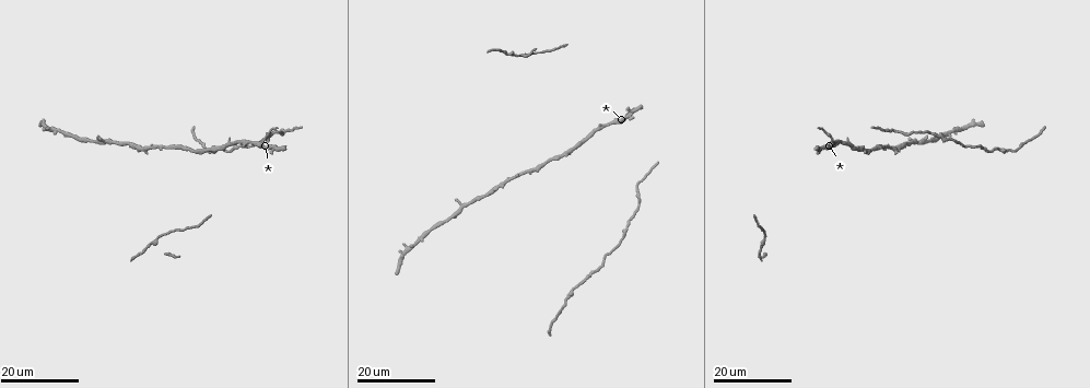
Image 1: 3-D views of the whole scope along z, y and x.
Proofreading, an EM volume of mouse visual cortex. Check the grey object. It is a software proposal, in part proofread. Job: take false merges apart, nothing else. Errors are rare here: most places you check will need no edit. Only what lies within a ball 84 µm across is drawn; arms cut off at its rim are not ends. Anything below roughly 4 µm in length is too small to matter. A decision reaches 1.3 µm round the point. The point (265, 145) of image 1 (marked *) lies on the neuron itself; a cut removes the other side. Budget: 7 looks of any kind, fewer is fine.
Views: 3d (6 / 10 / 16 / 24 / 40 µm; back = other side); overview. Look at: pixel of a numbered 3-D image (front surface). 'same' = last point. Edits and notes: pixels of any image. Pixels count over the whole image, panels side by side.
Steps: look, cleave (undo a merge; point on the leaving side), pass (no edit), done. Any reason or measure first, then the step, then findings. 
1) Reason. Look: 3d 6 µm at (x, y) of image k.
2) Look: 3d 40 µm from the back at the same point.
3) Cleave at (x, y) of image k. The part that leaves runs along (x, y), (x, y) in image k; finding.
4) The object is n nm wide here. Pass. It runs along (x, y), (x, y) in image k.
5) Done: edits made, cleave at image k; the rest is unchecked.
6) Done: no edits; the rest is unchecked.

Look: 3d 16 µm at (616, 124) of image 1.

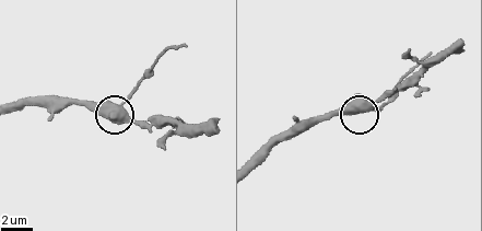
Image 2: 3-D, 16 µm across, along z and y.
Look: 3d 10 µm at (118, 106) of image 2.

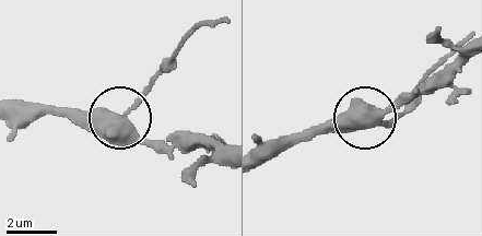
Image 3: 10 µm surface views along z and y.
The side arm is 7 µm long. Pass. It runs along (150, 139), (133, 132), (125, 119), (163, 72) in image 3; one neuron here.

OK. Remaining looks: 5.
Look: 3d 16 µm at (557, 317) of image 1.

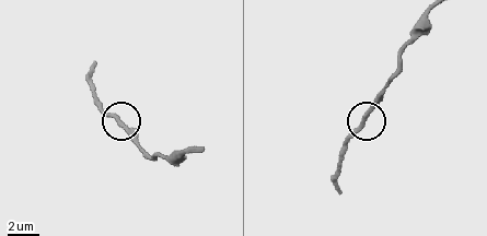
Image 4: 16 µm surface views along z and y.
Look: 3d 10 µm at (364, 117) of image 4.

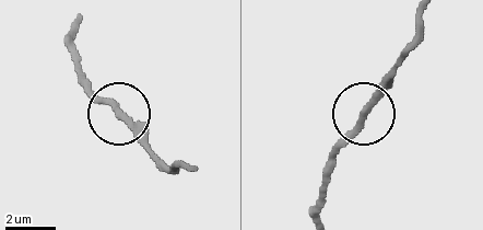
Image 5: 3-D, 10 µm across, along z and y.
Look: 3d 10 µm from the back at (120, 115) of image 5.

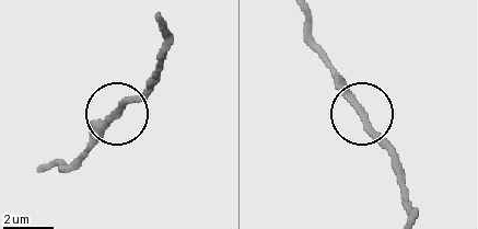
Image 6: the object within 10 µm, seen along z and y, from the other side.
Pass. It runs along (303, 14), (307, 39), (368, 127), (397, 157) in image 6; continuous, no second neuron.

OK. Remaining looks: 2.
Thick turns thin. Look: 3d 16 µm at (1007, 151) of image 1.

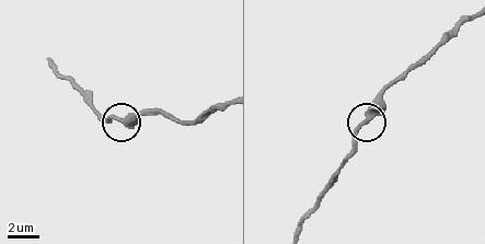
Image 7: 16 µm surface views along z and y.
Zoom in. Look: 3d 10 µm at (368, 119) of image 7.

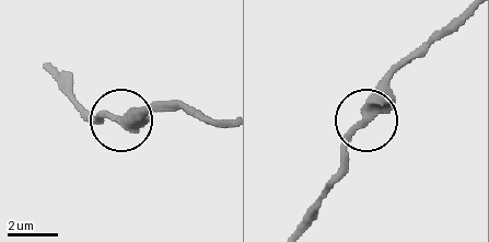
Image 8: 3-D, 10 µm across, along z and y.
Pass. It runs along (453, 20), (396, 69), (329, 181) in image 8; one neuron here.

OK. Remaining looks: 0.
Done: no edits; the rest is unchecked.

